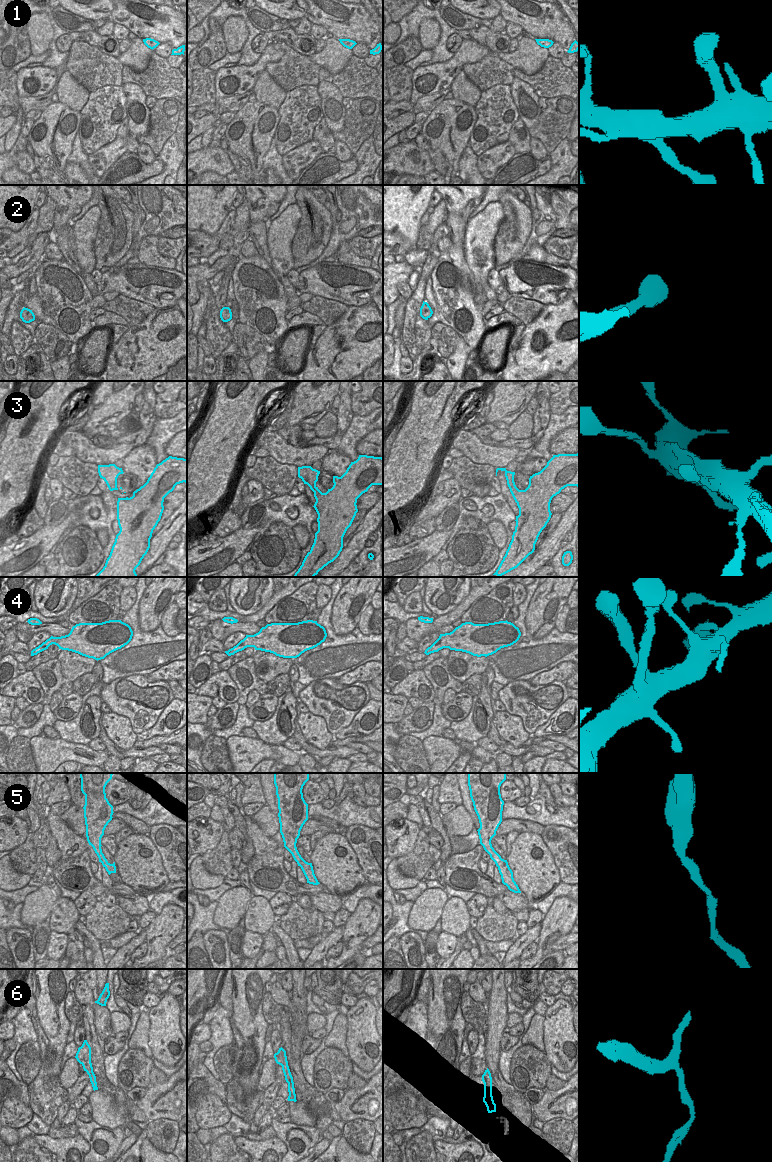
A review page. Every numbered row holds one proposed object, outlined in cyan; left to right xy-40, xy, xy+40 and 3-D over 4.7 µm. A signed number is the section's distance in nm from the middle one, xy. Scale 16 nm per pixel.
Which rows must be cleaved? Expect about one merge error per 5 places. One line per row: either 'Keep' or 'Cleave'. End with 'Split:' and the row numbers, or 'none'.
1: Keep
2: Keep
3: Keep
4: Keep
5: Keep
6: Keep
Split: none

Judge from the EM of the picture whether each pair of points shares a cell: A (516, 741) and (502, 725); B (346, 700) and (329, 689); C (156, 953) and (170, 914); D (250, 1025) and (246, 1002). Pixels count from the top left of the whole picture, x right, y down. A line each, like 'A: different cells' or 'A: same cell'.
A: same cell
B: same cell
C: same cell
D: same cell

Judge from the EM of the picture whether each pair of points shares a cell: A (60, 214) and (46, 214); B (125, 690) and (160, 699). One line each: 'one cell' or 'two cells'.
A: two cells
B: one cell

